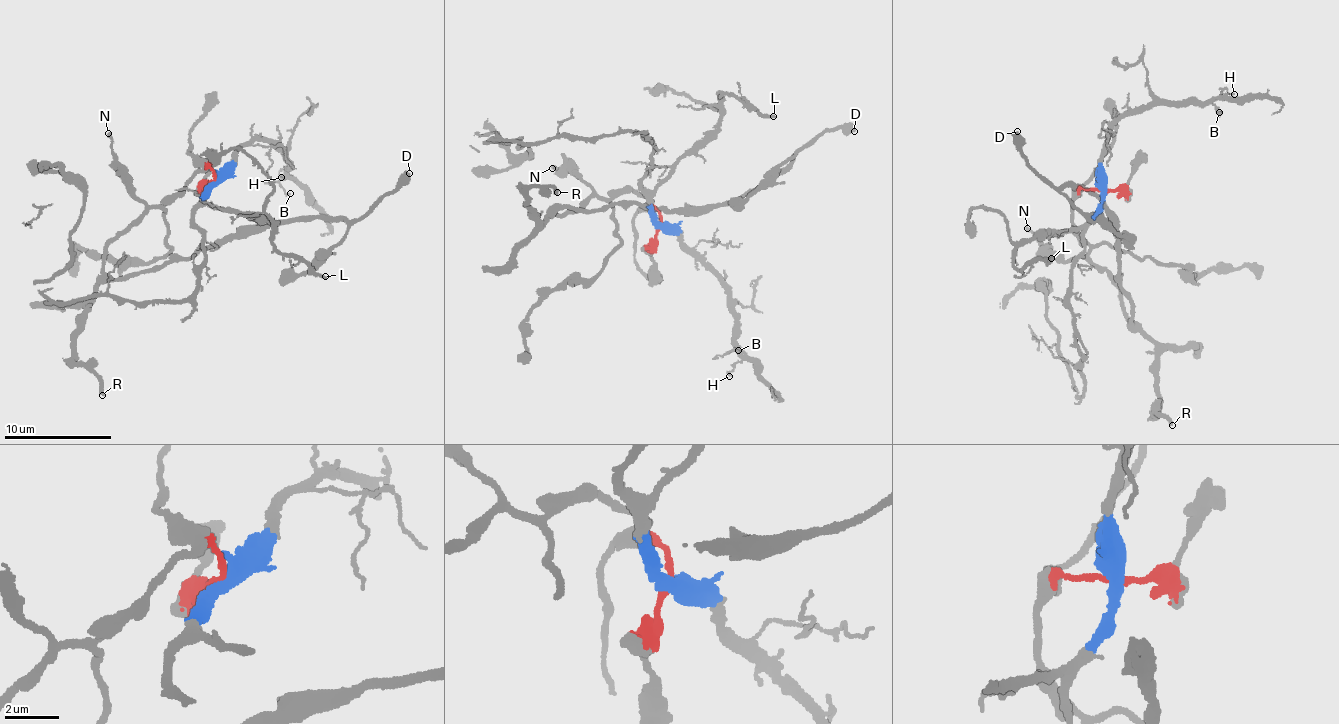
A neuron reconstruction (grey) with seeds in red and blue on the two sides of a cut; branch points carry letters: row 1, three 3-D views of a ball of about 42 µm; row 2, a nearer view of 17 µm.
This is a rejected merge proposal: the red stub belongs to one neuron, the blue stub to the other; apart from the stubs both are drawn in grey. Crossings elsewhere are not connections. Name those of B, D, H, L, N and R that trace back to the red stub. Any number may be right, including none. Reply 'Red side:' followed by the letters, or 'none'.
Red side: D, N, R

